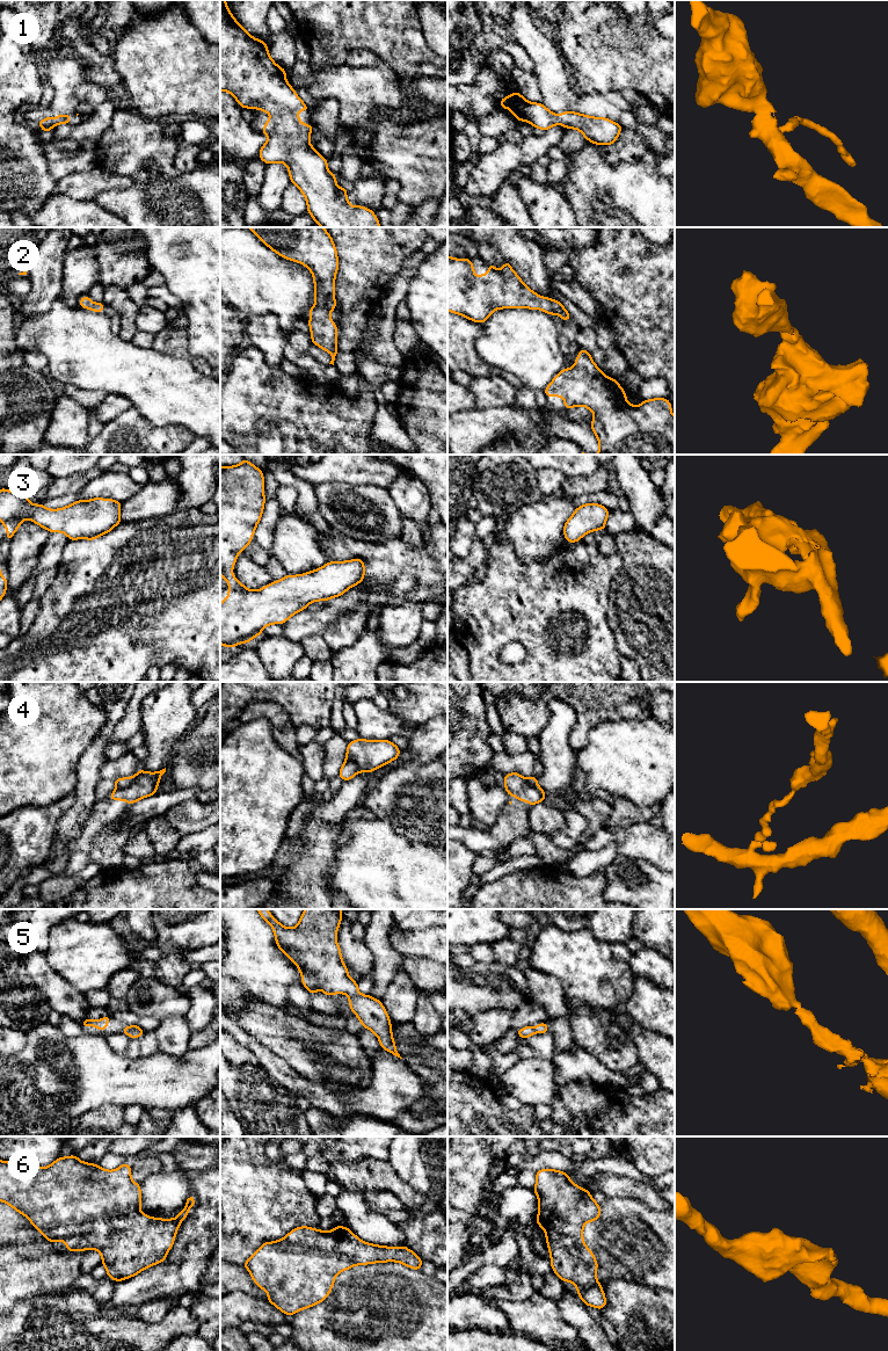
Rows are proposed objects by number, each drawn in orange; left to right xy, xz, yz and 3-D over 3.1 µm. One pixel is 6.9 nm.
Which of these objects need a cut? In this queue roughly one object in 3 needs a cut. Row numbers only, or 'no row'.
4

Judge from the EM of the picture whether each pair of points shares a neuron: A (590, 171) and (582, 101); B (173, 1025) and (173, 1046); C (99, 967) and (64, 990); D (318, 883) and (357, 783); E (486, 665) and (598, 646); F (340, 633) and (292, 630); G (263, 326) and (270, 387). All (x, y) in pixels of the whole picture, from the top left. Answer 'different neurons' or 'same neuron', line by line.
A: different neurons
B: same neuron
C: different neurons
D: same neuron
E: same neuron
F: different neurons
G: different neurons

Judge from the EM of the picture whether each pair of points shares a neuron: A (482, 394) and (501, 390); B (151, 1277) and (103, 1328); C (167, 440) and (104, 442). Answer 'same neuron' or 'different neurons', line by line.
A: same neuron
B: different neurons
C: same neuron

